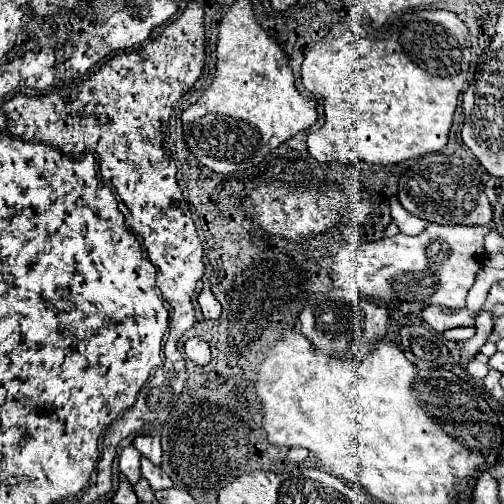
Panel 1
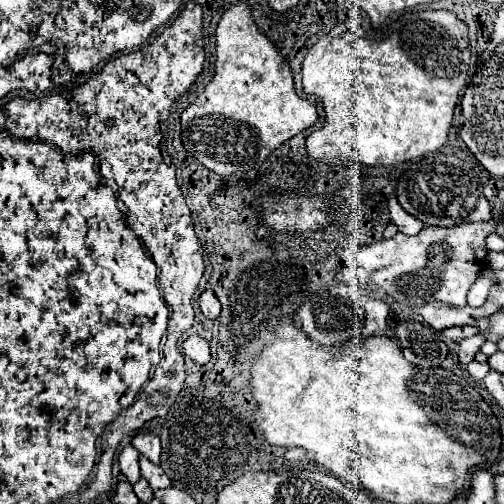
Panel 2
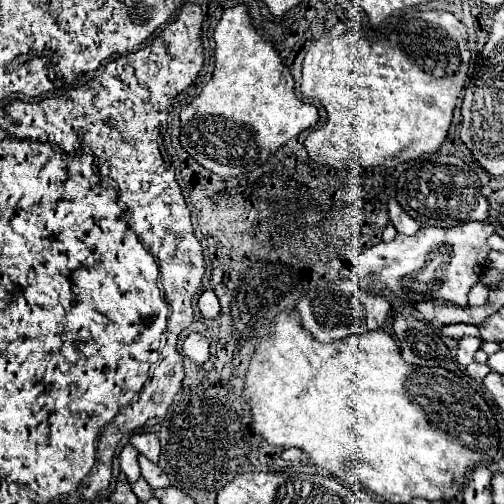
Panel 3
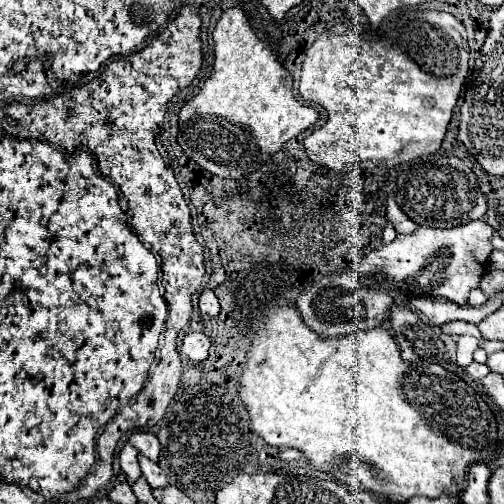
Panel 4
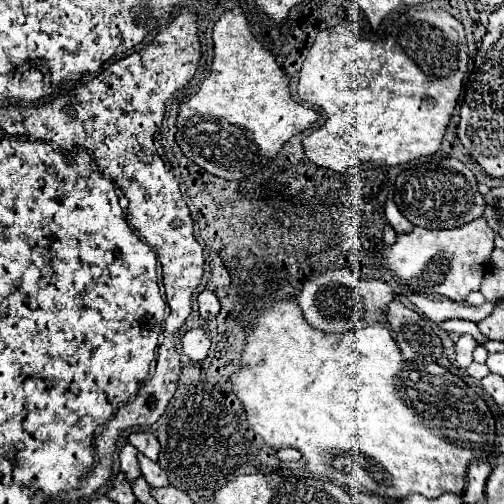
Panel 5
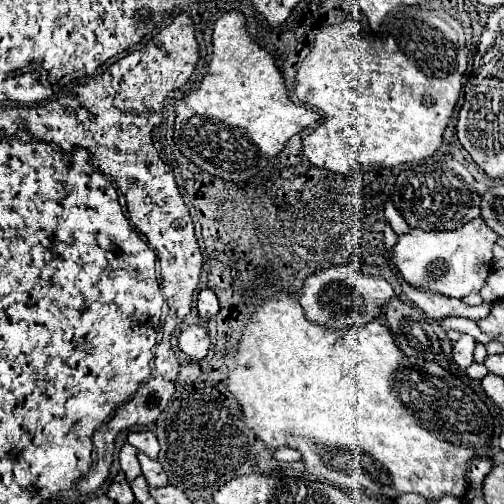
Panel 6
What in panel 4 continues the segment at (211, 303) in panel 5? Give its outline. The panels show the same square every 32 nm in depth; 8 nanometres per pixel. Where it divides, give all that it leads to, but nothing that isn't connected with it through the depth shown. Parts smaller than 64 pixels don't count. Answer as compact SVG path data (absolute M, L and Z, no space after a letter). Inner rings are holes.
M204 290L200 294L200 314L202 318L216 318L220 314L220 304L212 290Z

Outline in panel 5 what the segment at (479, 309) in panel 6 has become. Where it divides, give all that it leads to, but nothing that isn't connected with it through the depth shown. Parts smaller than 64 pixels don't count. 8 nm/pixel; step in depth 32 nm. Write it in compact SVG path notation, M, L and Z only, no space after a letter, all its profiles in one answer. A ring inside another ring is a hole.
M406 292L406 296L434 324L442 324L444 320L452 320L452 318L480 322L496 308L496 304L500 304L500 300L490 300L490 302L484 302L482 306L456 304L454 300L444 300L442 296L424 296L424 294L412 294L412 292Z

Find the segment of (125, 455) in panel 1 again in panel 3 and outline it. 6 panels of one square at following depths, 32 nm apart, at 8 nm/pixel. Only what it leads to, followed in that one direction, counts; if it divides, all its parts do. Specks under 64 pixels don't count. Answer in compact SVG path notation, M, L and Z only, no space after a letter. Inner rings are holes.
M128 444L128 446L124 446L124 450L120 452L118 460L120 460L120 468L122 468L122 472L126 474L128 482L130 482L130 484L134 484L134 482L140 478L138 450L136 450L134 446L130 446L130 444Z

